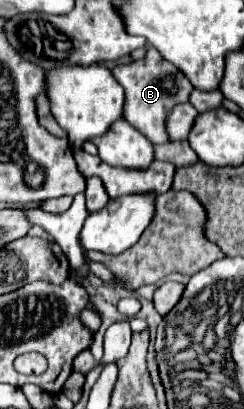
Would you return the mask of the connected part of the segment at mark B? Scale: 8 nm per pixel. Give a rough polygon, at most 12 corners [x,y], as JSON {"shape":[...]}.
{"shape":[[156,48],[112,70],[124,120],[152,144],[194,86]]}

